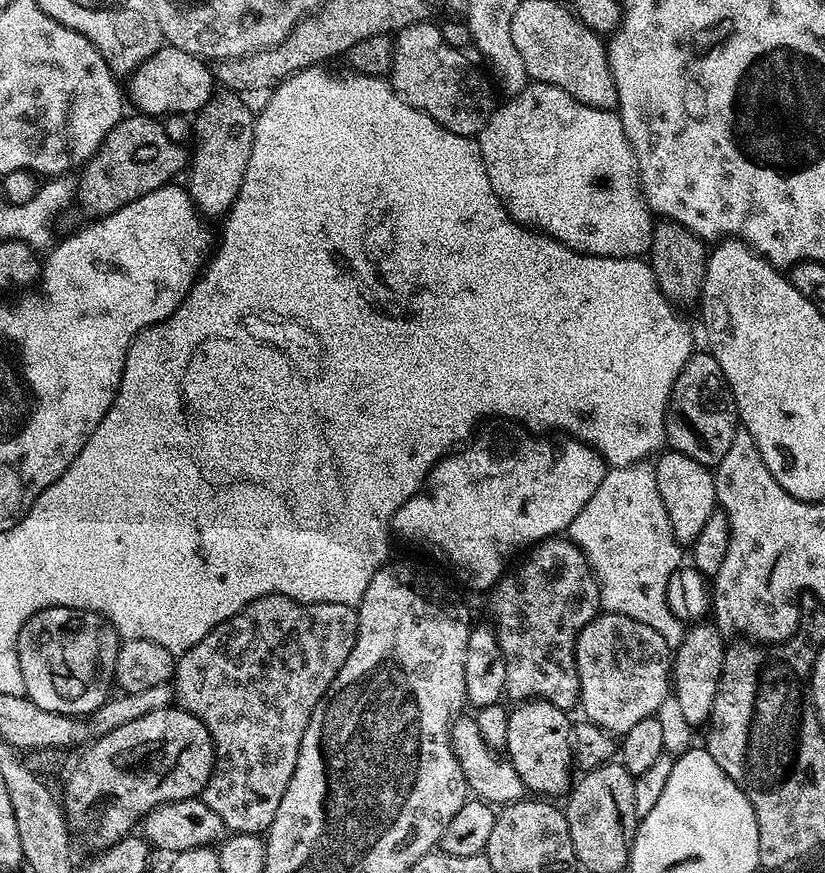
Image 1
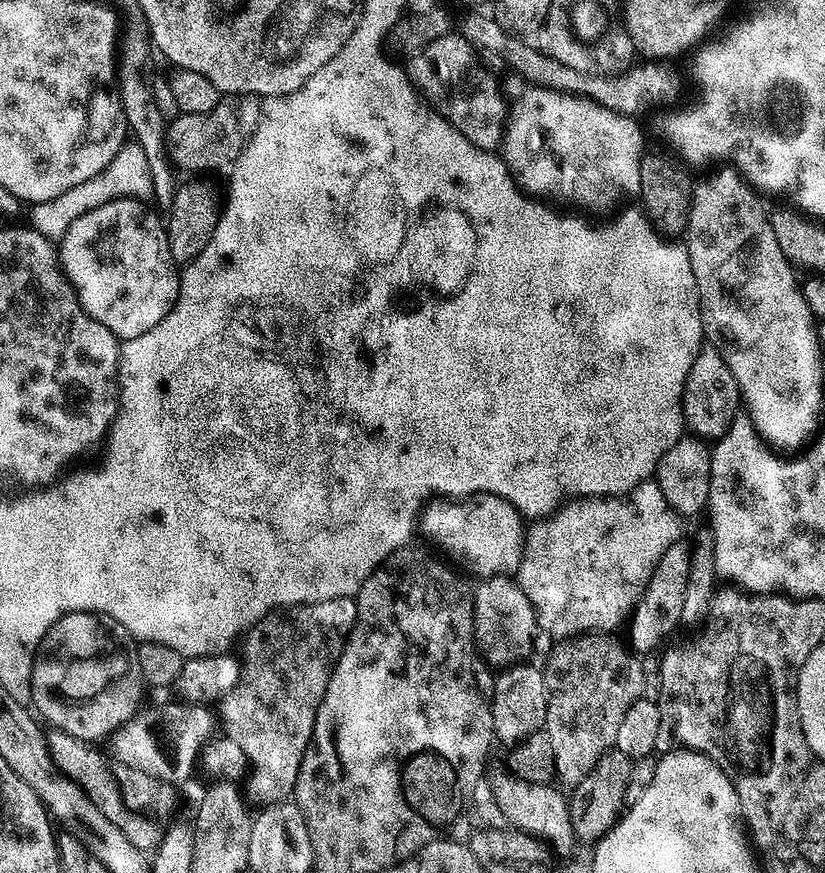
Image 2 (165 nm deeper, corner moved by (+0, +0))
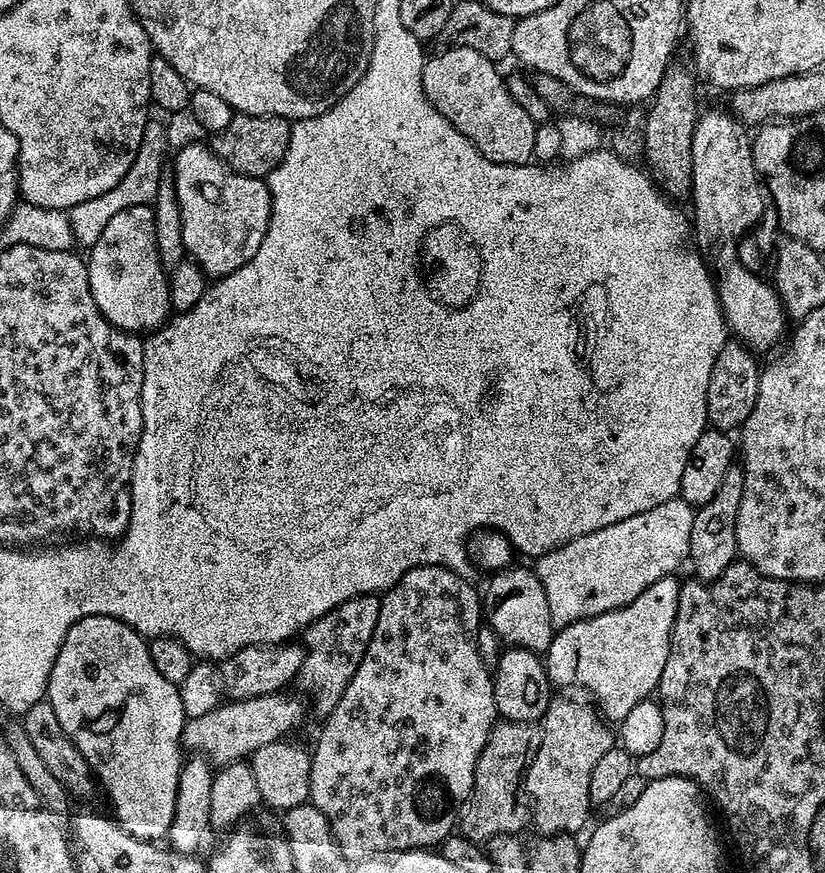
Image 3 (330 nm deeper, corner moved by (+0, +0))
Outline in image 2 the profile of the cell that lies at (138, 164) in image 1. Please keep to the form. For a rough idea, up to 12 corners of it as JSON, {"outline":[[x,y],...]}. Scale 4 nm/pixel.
{"outline":[[225,95],[170,124],[170,160],[231,169],[260,125],[255,96]]}

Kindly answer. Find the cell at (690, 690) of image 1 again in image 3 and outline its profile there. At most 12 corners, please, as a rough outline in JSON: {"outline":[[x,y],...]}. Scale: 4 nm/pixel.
{"outline":[[728,469],[695,509],[688,560],[695,579],[718,579],[737,559],[744,473]]}

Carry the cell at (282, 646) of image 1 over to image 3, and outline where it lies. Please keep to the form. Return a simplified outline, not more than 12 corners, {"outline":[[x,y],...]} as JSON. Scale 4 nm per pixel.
{"outline":[[379,595],[303,629],[294,680],[334,710],[374,634]]}

